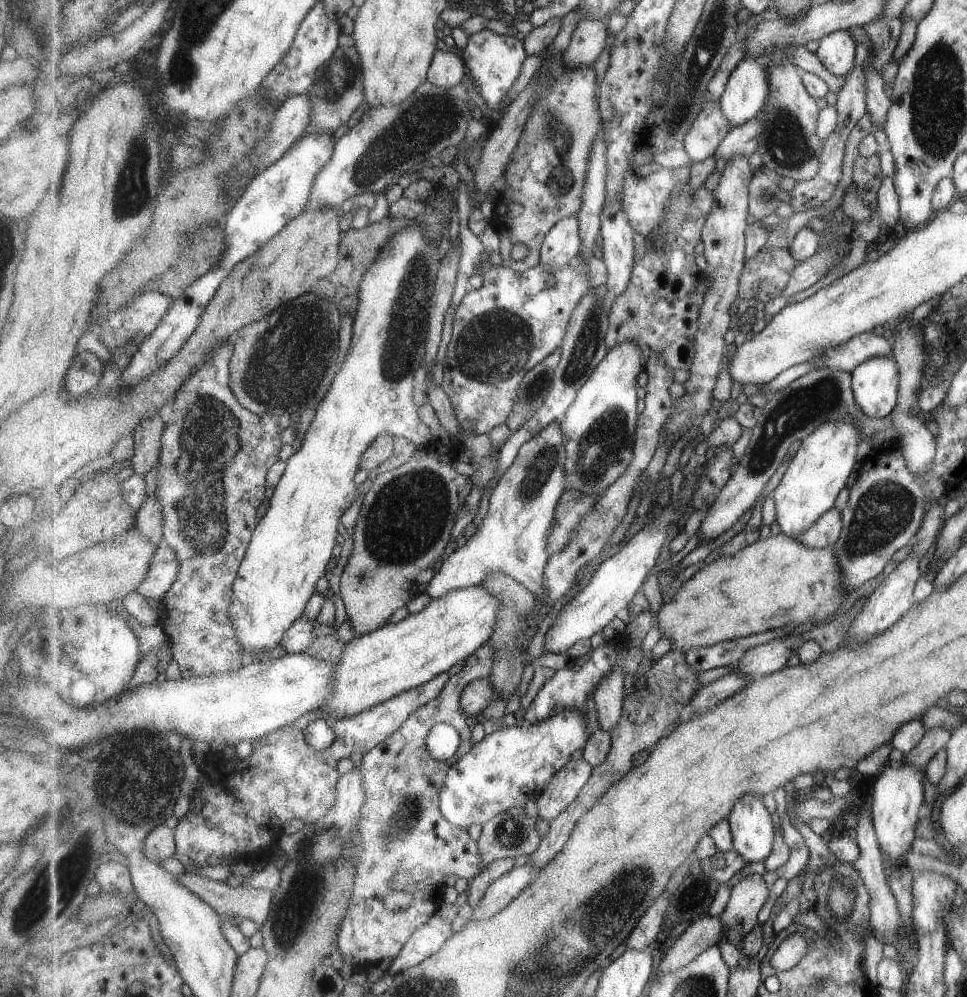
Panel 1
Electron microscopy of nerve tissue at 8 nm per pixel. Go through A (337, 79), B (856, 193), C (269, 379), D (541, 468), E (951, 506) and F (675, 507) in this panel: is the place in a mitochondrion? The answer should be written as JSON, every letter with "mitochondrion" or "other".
{"A":"mitochondrion","B":"other","C":"mitochondrion","D":"mitochondrion","E":"other","F":"other"}

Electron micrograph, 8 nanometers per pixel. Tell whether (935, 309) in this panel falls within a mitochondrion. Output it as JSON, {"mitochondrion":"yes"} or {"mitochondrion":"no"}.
{"mitochondrion":"no"}

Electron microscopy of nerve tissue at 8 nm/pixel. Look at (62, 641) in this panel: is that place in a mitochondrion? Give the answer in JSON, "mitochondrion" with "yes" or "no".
{"mitochondrion":"yes"}

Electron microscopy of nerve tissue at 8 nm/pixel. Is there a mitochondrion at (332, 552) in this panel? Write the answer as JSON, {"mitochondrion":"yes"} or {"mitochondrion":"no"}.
{"mitochondrion":"no"}

